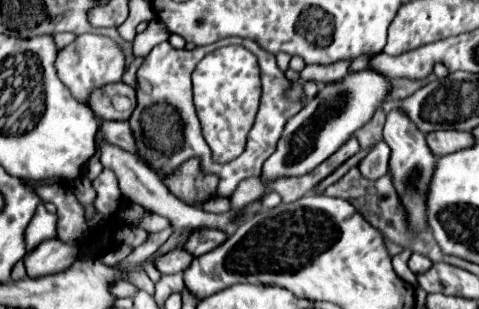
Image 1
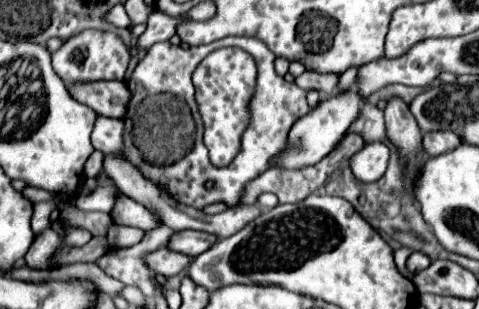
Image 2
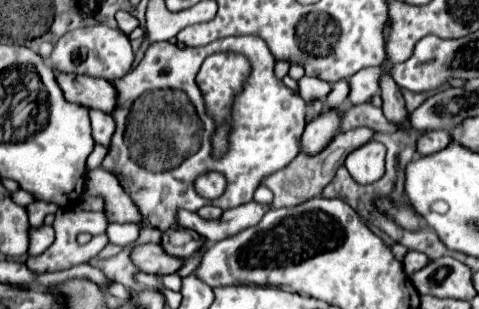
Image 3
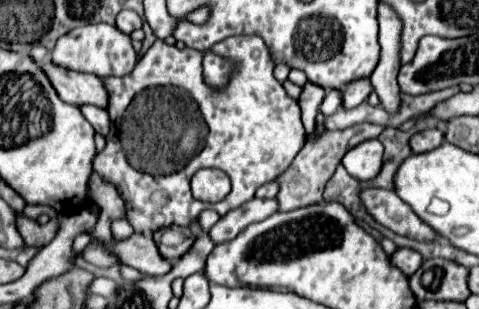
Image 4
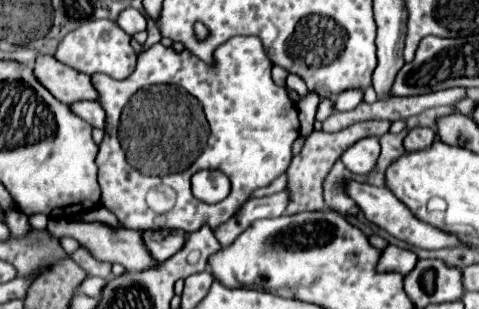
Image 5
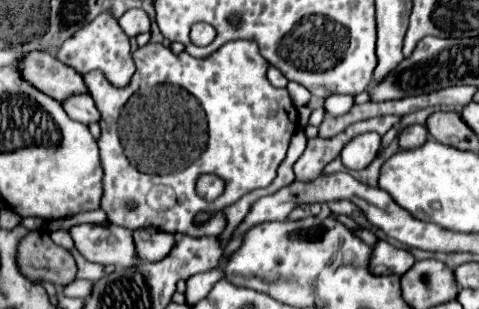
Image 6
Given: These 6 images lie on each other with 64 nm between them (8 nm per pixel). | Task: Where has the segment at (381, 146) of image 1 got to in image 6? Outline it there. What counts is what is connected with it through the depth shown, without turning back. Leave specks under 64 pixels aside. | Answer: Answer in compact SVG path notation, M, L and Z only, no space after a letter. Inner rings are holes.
M376 132L354 136L352 142L348 142L340 152L342 164L348 170L364 170L376 158L378 148L380 148L380 136Z

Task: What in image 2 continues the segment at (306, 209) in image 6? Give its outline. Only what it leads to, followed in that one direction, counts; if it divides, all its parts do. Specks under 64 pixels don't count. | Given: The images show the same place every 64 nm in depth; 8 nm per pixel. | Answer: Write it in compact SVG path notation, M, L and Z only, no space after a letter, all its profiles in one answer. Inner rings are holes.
M346 134L344 140L340 140L340 144L336 144L336 148L328 156L324 156L324 160L320 160L320 164L314 164L312 168L300 168L300 170L272 168L268 172L264 172L262 176L258 176L256 180L248 182L244 196L242 196L242 204L254 204L258 194L262 194L262 192L274 192L278 196L278 204L300 202L300 200L308 198L310 194L314 194L318 188L322 188L324 182L330 178L330 174L334 174L340 168L340 164L350 160L350 156L354 156L362 146L364 146L364 138L360 134Z

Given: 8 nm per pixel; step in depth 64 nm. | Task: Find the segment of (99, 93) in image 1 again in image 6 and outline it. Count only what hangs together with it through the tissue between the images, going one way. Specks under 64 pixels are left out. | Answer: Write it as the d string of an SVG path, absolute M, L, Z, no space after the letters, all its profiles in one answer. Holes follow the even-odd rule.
M48 52L22 54L18 60L18 70L20 70L20 76L28 80L28 84L52 96L58 102L72 94L88 92L82 76L74 68L52 58Z

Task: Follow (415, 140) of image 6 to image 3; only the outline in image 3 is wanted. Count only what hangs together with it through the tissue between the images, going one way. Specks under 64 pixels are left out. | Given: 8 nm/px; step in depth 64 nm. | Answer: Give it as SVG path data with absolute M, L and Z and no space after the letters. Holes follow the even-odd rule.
M430 130L430 132L426 132L426 134L422 134L418 138L416 152L422 154L422 156L434 154L434 152L446 148L450 142L452 142L452 138L450 138L448 132L444 132L444 130Z

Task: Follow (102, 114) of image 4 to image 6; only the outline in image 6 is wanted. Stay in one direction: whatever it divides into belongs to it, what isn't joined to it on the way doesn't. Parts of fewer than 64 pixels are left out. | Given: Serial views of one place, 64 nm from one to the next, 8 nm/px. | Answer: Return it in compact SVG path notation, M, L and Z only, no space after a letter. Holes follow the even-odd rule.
M76 94L76 96L68 96L68 100L62 102L66 114L72 118L72 120L78 120L78 122L84 122L84 124L90 124L90 122L98 122L100 120L100 114L94 106L94 100L90 94Z

